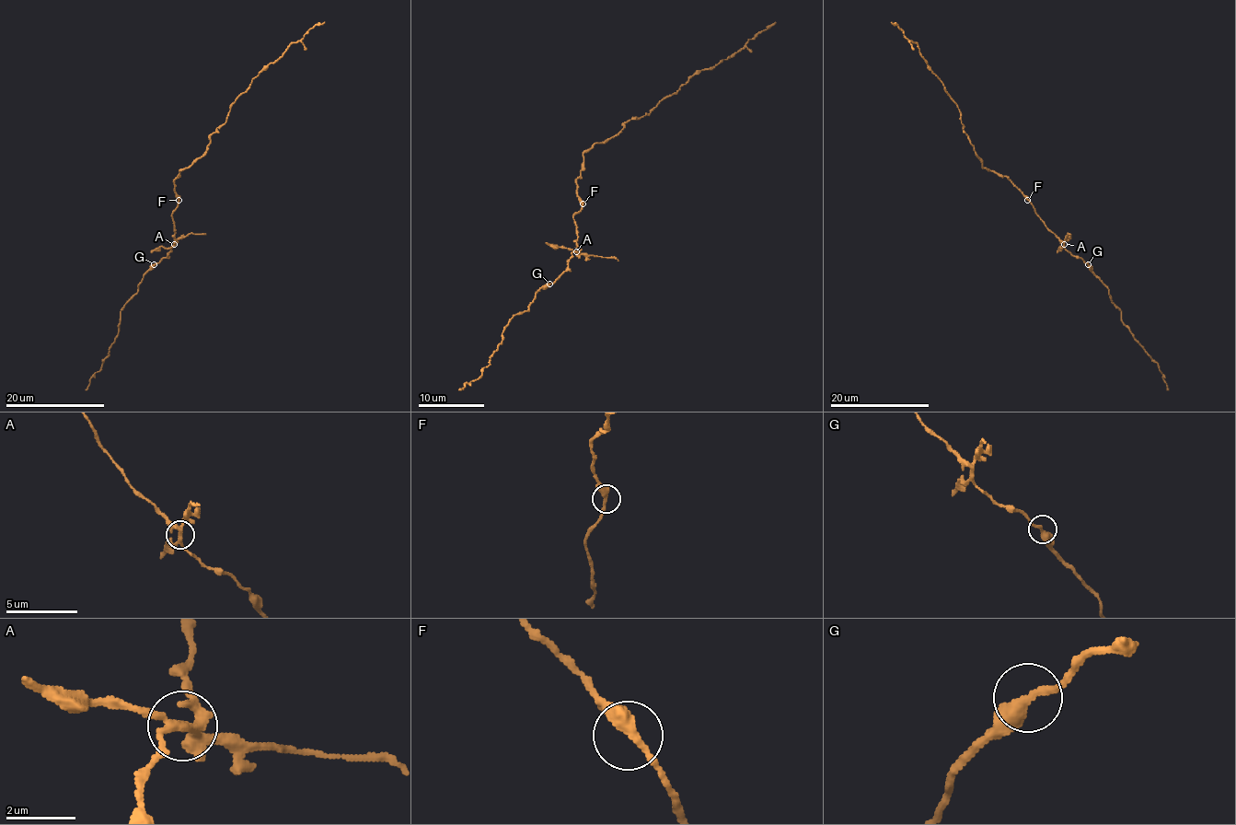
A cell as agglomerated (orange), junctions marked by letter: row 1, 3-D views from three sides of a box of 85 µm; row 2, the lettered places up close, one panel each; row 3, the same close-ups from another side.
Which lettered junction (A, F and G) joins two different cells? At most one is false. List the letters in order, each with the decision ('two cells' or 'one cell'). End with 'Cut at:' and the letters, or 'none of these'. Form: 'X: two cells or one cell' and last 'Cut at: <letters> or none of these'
A: two cells
F: one cell
G: one cell
Cut at: A

